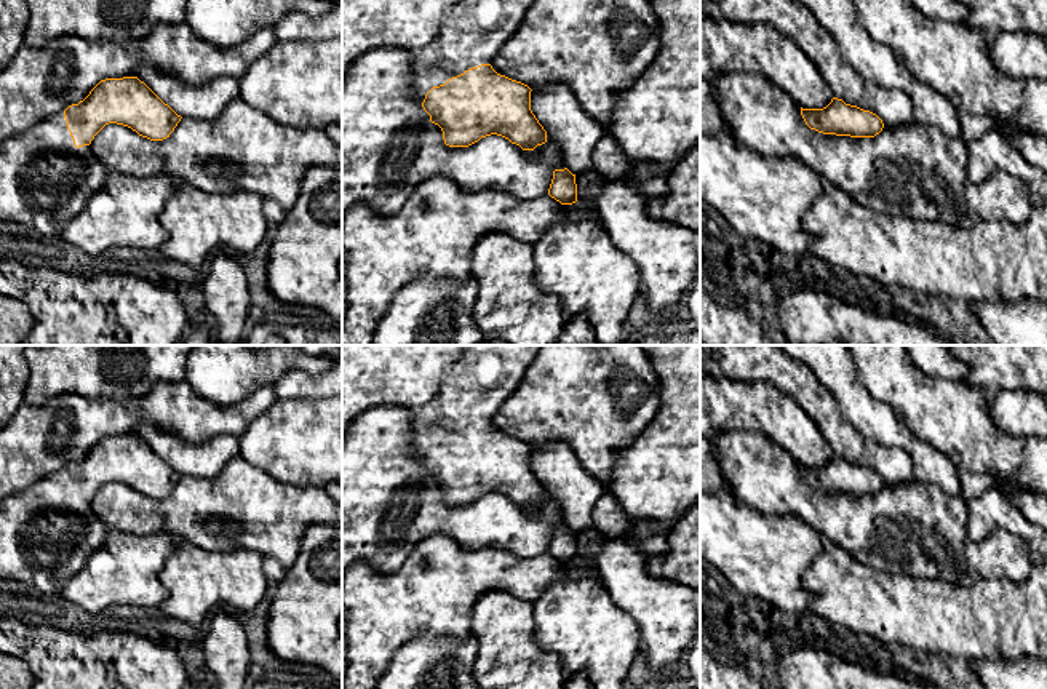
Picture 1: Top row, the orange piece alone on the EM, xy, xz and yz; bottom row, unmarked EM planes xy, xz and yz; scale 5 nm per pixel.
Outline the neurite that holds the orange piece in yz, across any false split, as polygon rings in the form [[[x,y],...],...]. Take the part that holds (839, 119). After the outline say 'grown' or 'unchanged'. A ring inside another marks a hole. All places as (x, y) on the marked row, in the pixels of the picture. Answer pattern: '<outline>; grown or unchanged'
[[[833,98],[823,109],[802,109],[801,115],[810,129],[823,134],[874,137],[884,128],[882,120],[857,106]]]; unchanged

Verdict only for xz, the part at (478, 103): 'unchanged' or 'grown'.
grown

